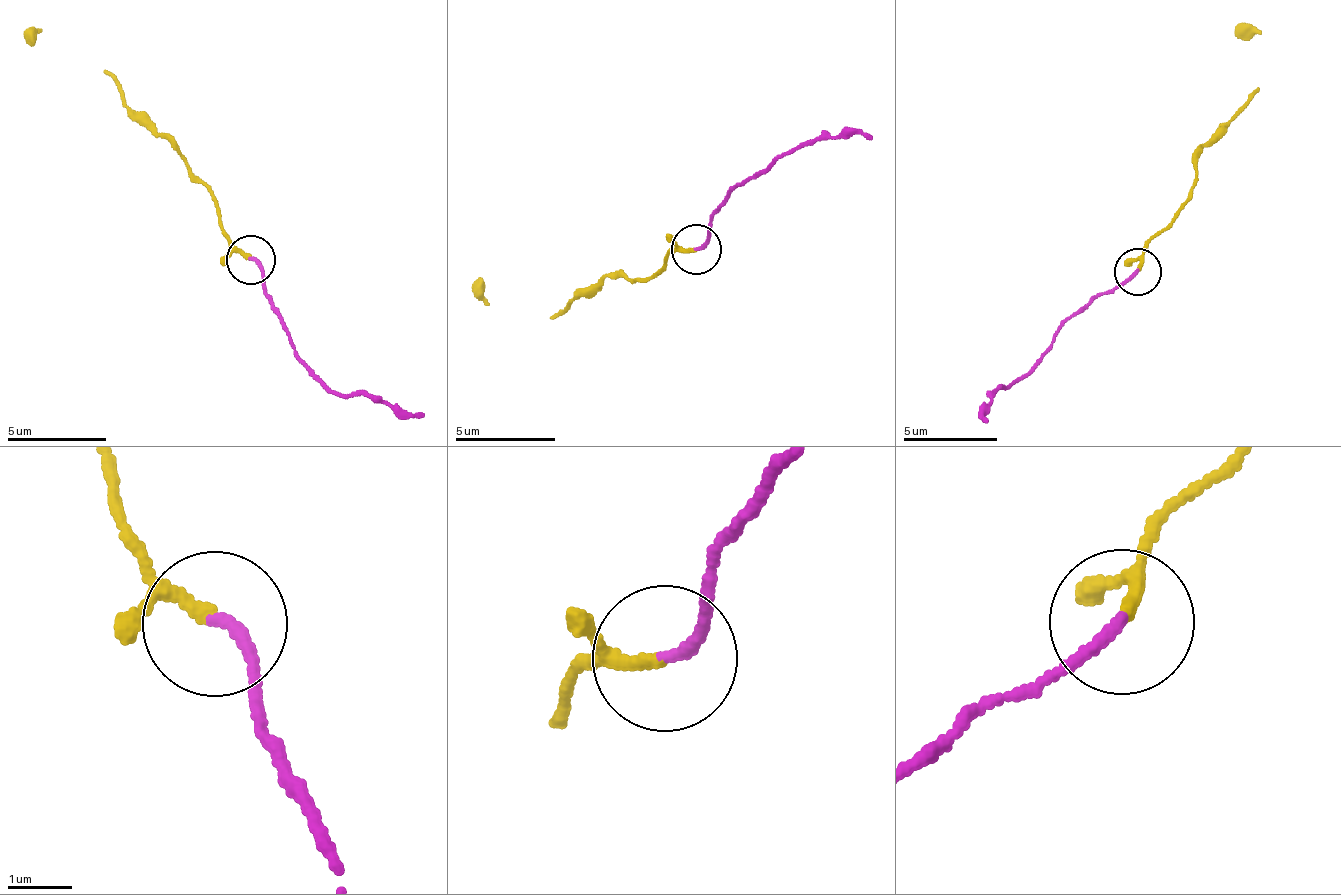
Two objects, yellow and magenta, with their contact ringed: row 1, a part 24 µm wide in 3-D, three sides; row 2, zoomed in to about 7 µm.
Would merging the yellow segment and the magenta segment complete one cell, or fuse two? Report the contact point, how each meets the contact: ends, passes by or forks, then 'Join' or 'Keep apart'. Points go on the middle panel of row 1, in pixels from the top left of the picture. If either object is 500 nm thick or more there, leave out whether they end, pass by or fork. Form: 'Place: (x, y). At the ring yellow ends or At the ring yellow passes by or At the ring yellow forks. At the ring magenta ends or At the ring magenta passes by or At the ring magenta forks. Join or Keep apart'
Place: (696, 249). At the ring yellow passes by. At the ring magenta ends. Join

